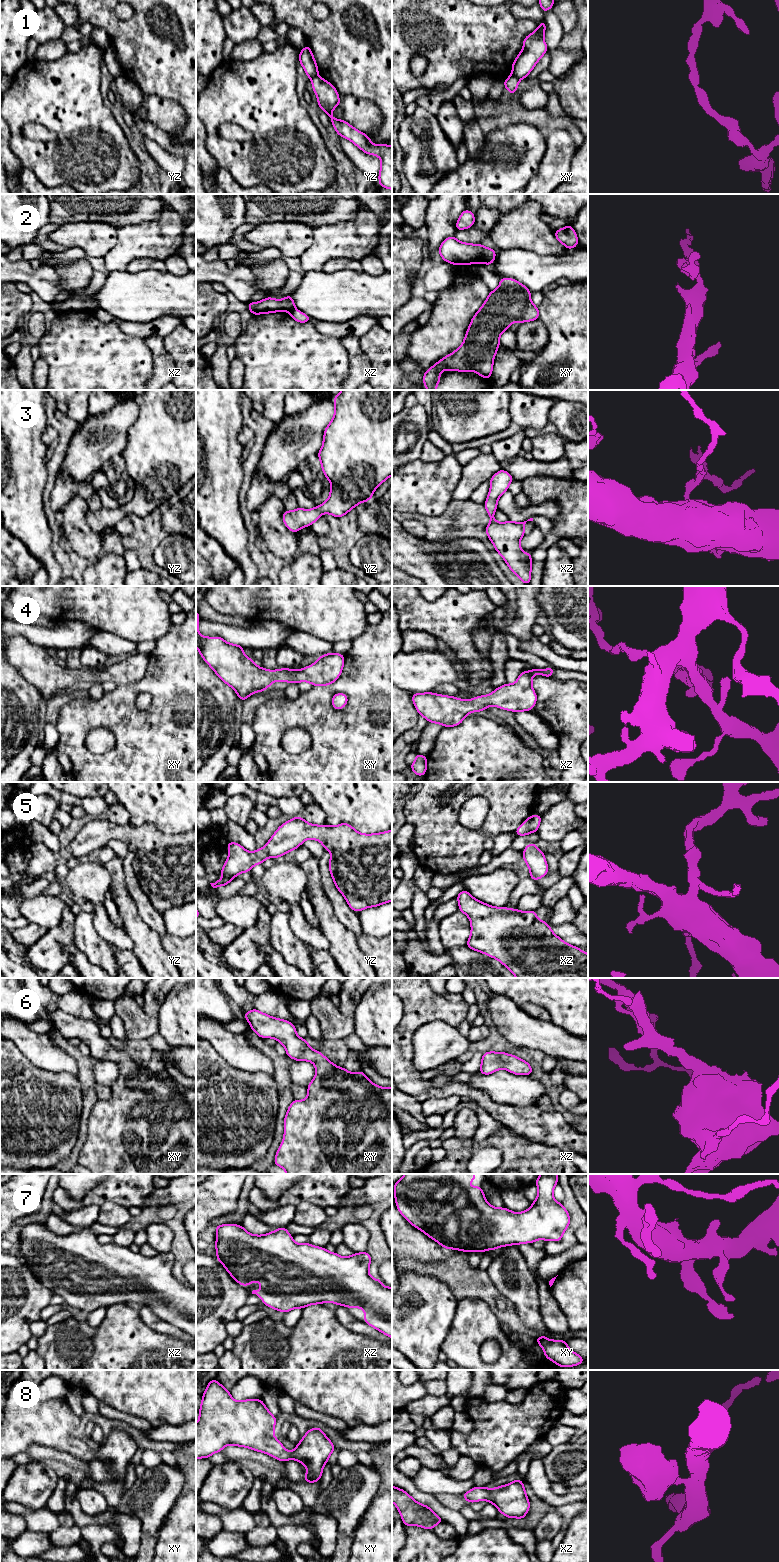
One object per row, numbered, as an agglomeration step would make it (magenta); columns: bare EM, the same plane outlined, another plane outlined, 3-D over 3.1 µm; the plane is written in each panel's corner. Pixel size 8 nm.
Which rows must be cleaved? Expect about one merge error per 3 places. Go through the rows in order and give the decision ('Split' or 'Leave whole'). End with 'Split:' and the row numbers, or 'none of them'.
1: Split
2: Split
3: Leave whole
4: Leave whole
5: Leave whole
6: Leave whole
7: Leave whole
8: Leave whole
Split: 1, 2

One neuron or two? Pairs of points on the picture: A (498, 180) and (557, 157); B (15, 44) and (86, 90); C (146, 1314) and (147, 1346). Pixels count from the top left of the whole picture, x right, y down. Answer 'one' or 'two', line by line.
A: two
B: two
C: two

